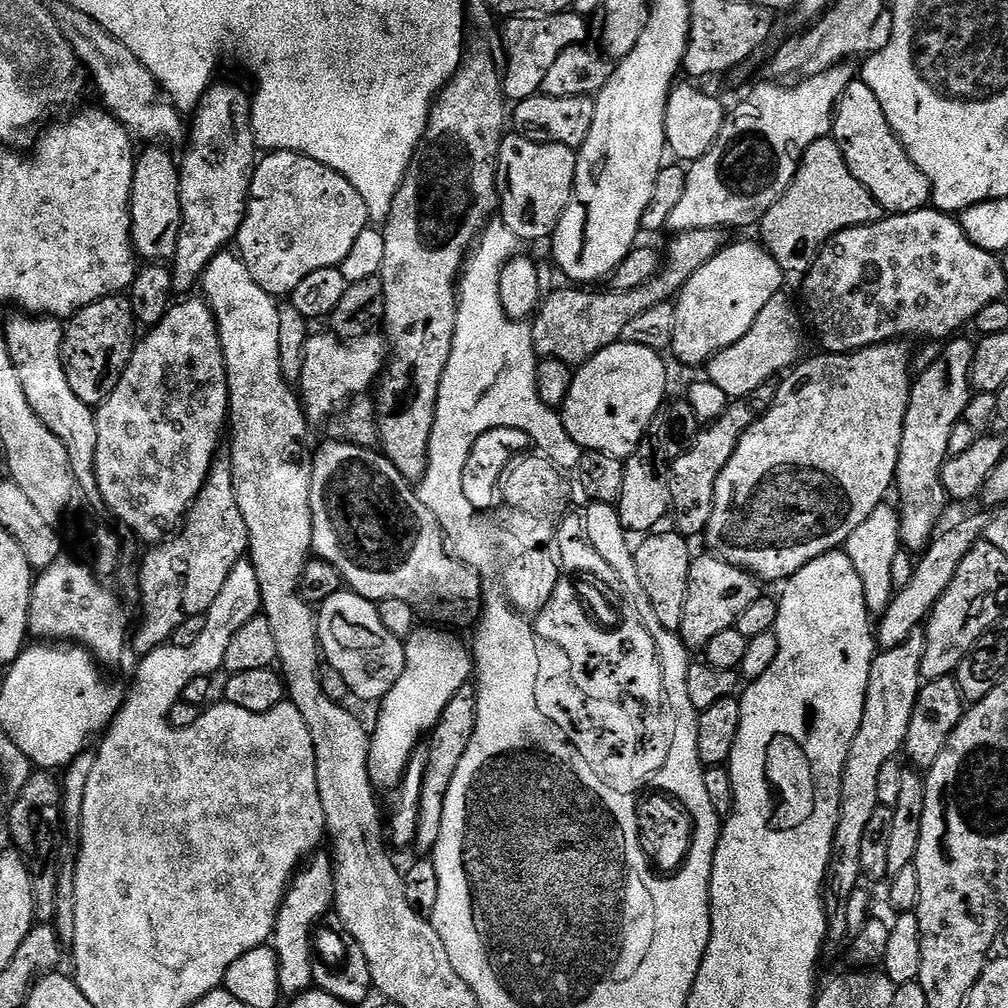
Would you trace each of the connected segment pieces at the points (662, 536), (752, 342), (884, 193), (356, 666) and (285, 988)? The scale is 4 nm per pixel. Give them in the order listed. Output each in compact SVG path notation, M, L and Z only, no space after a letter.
M675 530L657 531L643 537L640 545L635 545L634 559L638 582L642 582L642 590L646 598L650 598L650 606L654 610L654 618L667 632L679 633L682 626L682 610L686 610L686 590L688 575L694 559L694 552L688 549L689 541Z
M786 292L777 293L762 308L755 324L737 343L712 357L706 365L706 376L726 392L730 400L747 399L755 395L776 372L783 373L791 369L798 361L804 342L804 323L800 314Z
M854 78L845 86L832 118L830 136L842 150L854 178L866 186L885 213L916 212L919 208L929 207L932 185L906 154L882 110L882 102L874 98L874 90L870 90L863 79Z
M351 590L336 592L319 605L316 631L320 633L322 656L327 667L338 670L338 674L342 674L342 678L346 678L346 686L353 697L379 702L391 690L394 682L398 682L398 678L402 678L404 641L399 640L394 634L390 634L390 630L386 630L386 626L382 626L380 609L373 601L362 598Z
M316 854L297 871L288 886L288 893L280 903L280 913L276 919L276 931L272 934L271 947L276 950L280 963L281 993L299 994L309 991L312 983L312 961L314 953L310 937L314 929L329 915L336 895L334 894L334 878L332 877L332 861L327 855Z

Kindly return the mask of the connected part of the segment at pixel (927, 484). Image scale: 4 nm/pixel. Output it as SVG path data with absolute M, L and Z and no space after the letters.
M949 339L934 366L915 377L904 419L894 488L897 493L900 491L900 543L913 554L926 551L932 543L941 527L944 507L950 504L940 475L950 458L950 434L954 426L963 421L964 412L974 395L972 364L976 361L976 344L960 339Z

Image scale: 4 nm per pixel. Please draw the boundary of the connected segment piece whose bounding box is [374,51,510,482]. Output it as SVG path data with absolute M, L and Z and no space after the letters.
M469 51L460 62L460 68L452 75L452 81L440 91L439 96L432 102L432 112L428 115L428 128L424 131L424 138L416 150L416 157L408 167L408 173L395 199L392 200L392 210L388 215L382 231L386 238L386 262L382 262L382 270L379 277L384 282L386 290L386 310L382 321L383 331L386 333L387 343L390 345L390 355L386 361L386 367L382 373L382 379L375 389L374 407L380 426L380 443L382 451L389 462L393 464L409 482L423 480L428 469L428 443L430 434L434 430L434 418L436 417L436 403L438 402L438 390L444 377L446 366L450 362L450 350L454 346L454 326L456 325L456 297L458 295L458 281L462 275L462 269L466 263L466 257L470 249L479 241L483 231L488 227L498 208L498 193L496 191L496 169L500 154L500 144L506 135L506 121L510 116L510 108L504 95L504 81L501 69L496 69L496 60L488 52Z

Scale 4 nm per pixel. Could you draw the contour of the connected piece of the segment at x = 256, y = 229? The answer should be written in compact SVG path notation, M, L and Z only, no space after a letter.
M270 152L257 163L252 174L246 218L234 244L240 247L238 255L250 270L250 278L254 278L254 282L258 282L258 286L262 286L262 290L273 298L288 298L294 286L298 286L306 274L339 266L346 254L350 254L358 234L362 234L369 224L362 194L358 194L358 190L354 190L354 186L350 186L342 174L330 170L330 166L322 162L314 162L314 158L304 156L301 152Z

